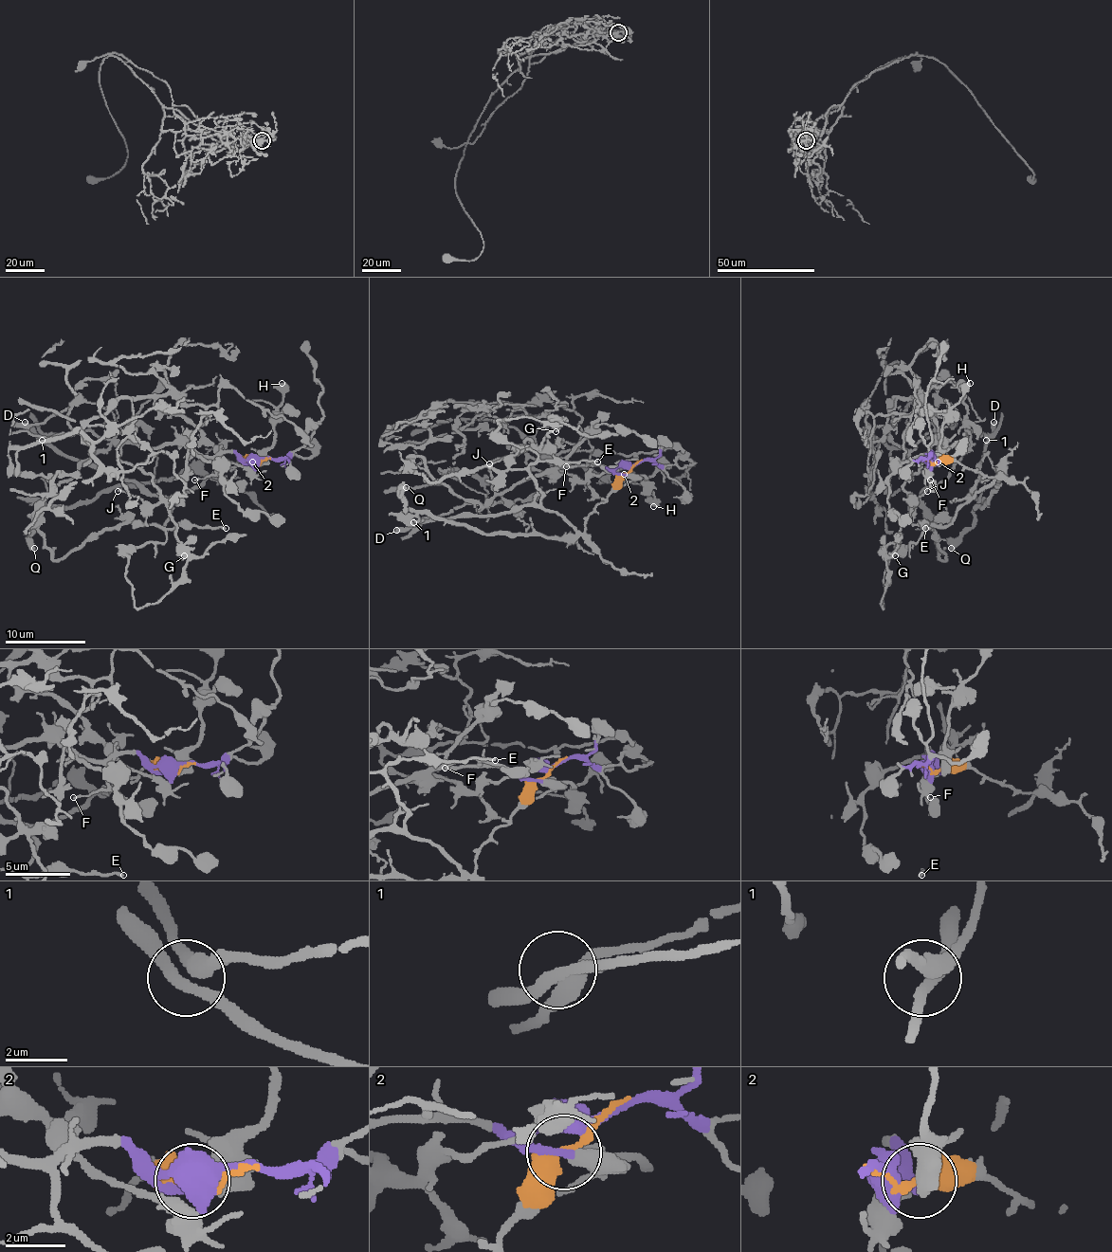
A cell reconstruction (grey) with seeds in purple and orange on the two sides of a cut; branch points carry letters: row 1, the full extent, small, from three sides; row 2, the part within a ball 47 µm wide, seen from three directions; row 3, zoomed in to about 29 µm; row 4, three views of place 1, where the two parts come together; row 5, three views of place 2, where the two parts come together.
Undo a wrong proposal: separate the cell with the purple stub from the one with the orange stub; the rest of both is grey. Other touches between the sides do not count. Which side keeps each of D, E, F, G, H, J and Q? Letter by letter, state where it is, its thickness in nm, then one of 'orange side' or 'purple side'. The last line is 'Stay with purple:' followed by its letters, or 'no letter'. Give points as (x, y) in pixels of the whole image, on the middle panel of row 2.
D: (396, 530) | 460 nm | orange side
E: (597, 462) | 180 nm | orange side
F: (566, 466) | 130 nm | purple side
G: (556, 431) | 170 nm | purple side
H: (653, 506) | 500 nm | purple side
J: (489, 463) | 150 nm | purple side
Q: (406, 487) | 480 nm | orange side
Stay with purple: F, G, H, J

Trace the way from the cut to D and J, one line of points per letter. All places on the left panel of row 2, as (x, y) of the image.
D: (263, 460), (238, 462), (184, 494), (147, 496), (133, 482), (56, 454), (24, 421)
J: (263, 460), (125, 444), (118, 458), (152, 476), (159, 492), (145, 504), (117, 490)

